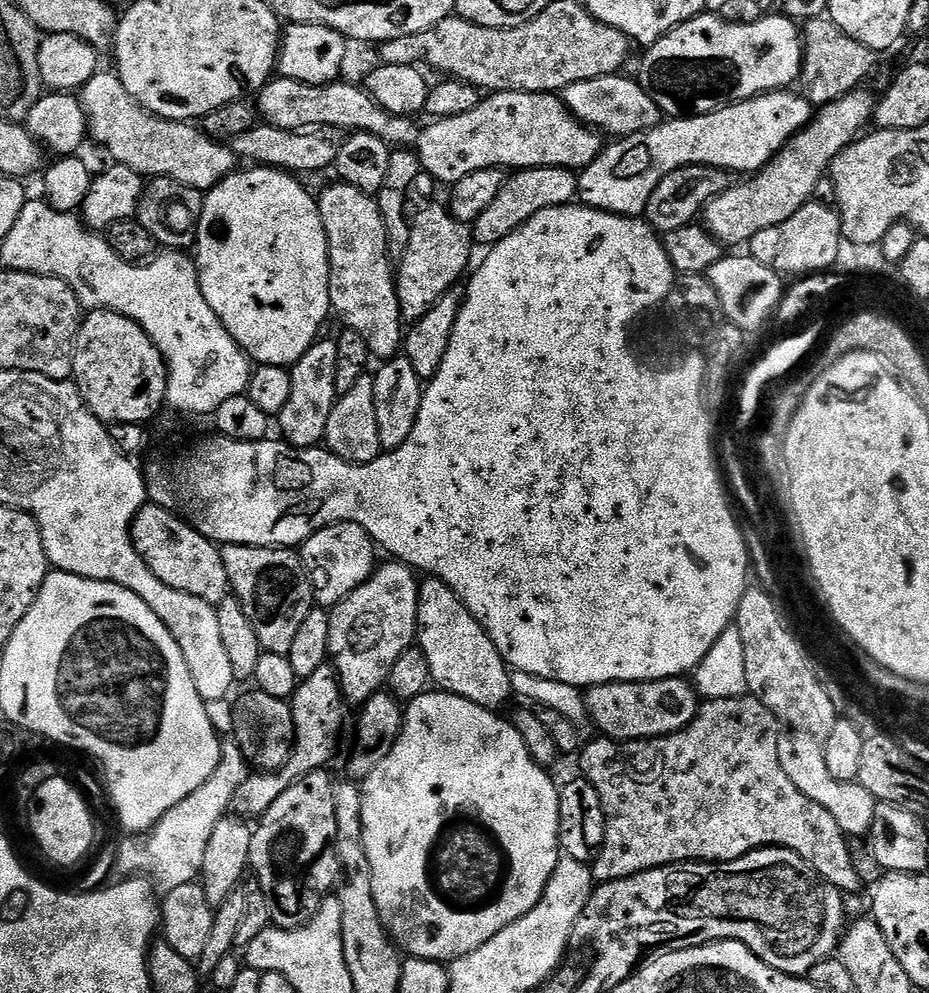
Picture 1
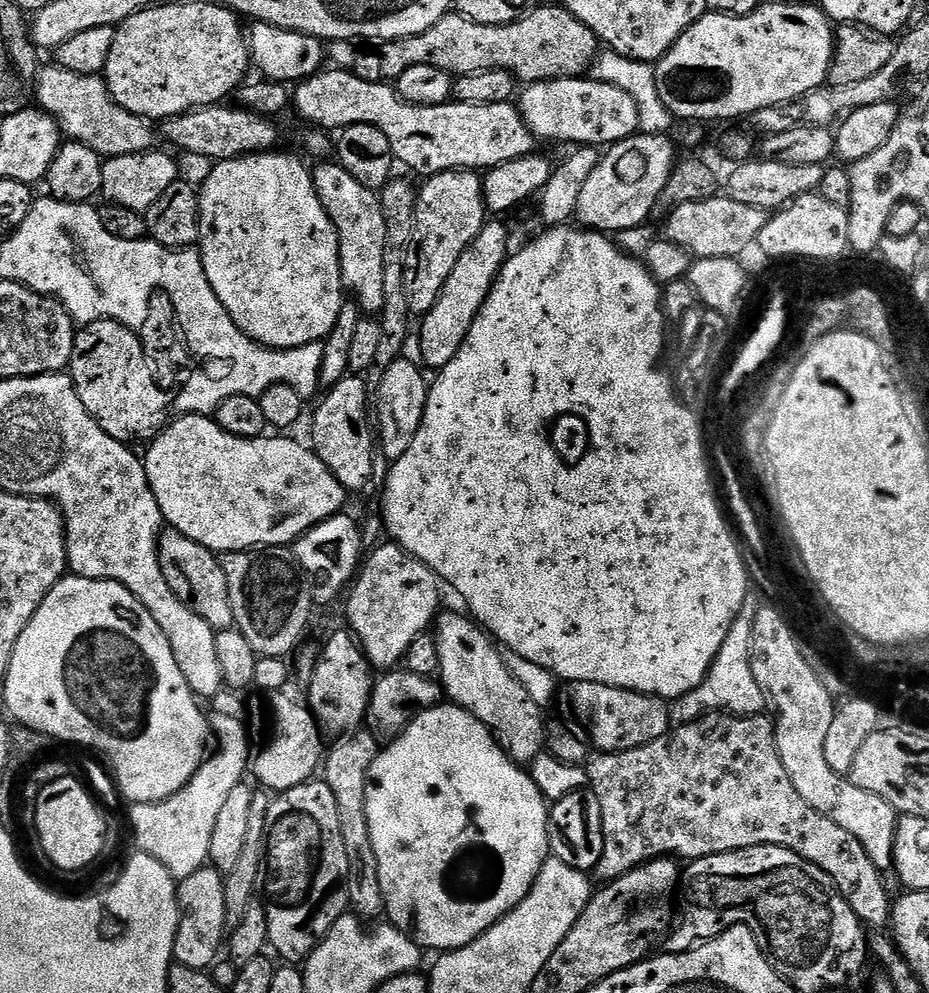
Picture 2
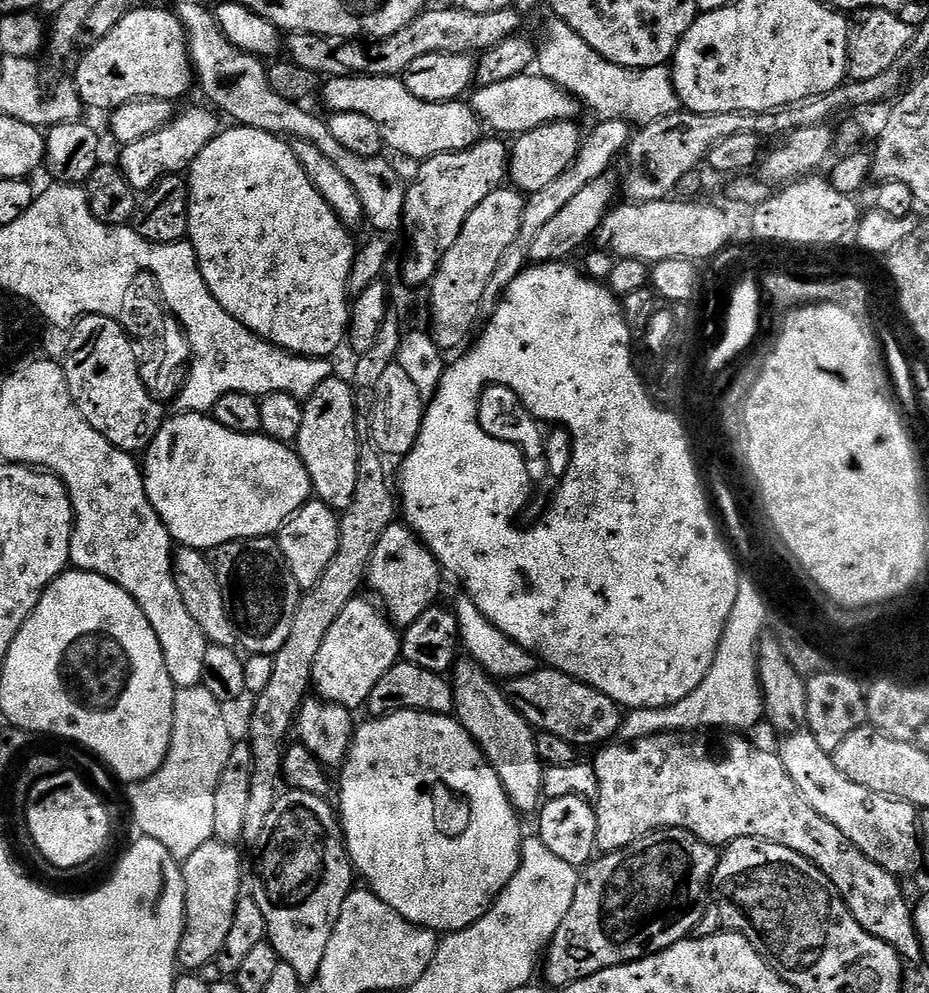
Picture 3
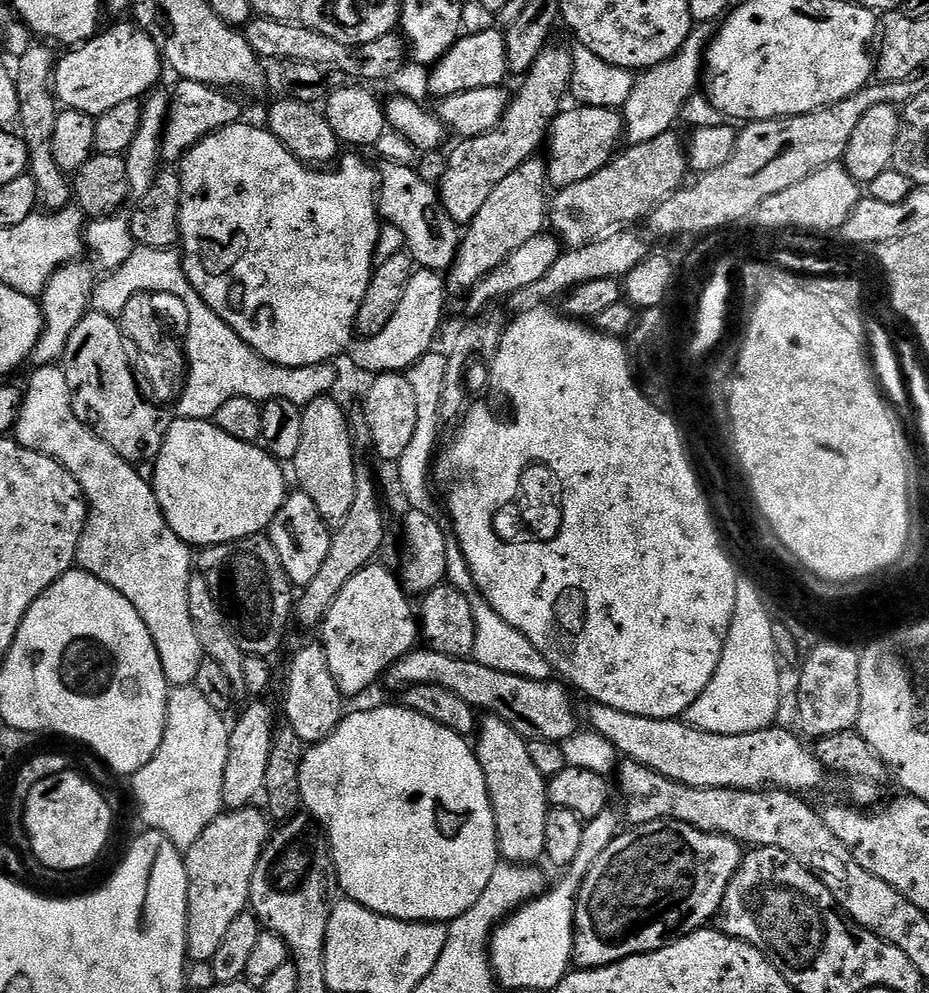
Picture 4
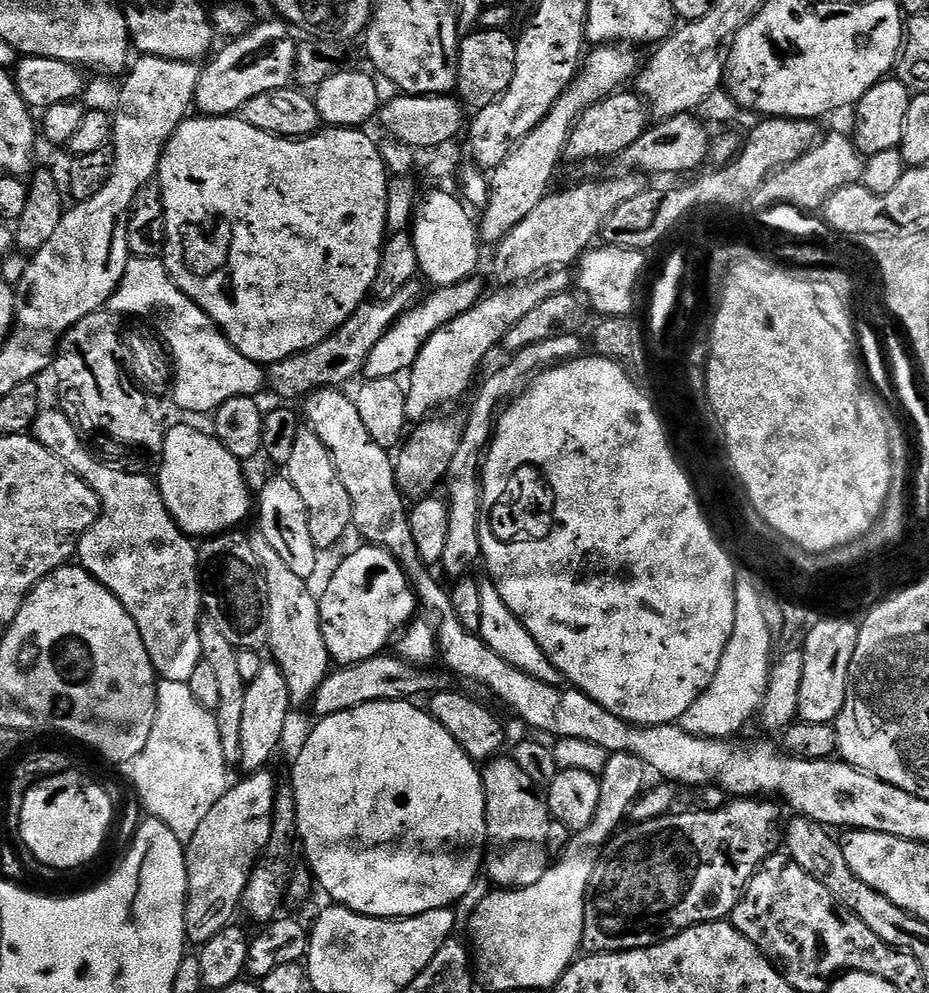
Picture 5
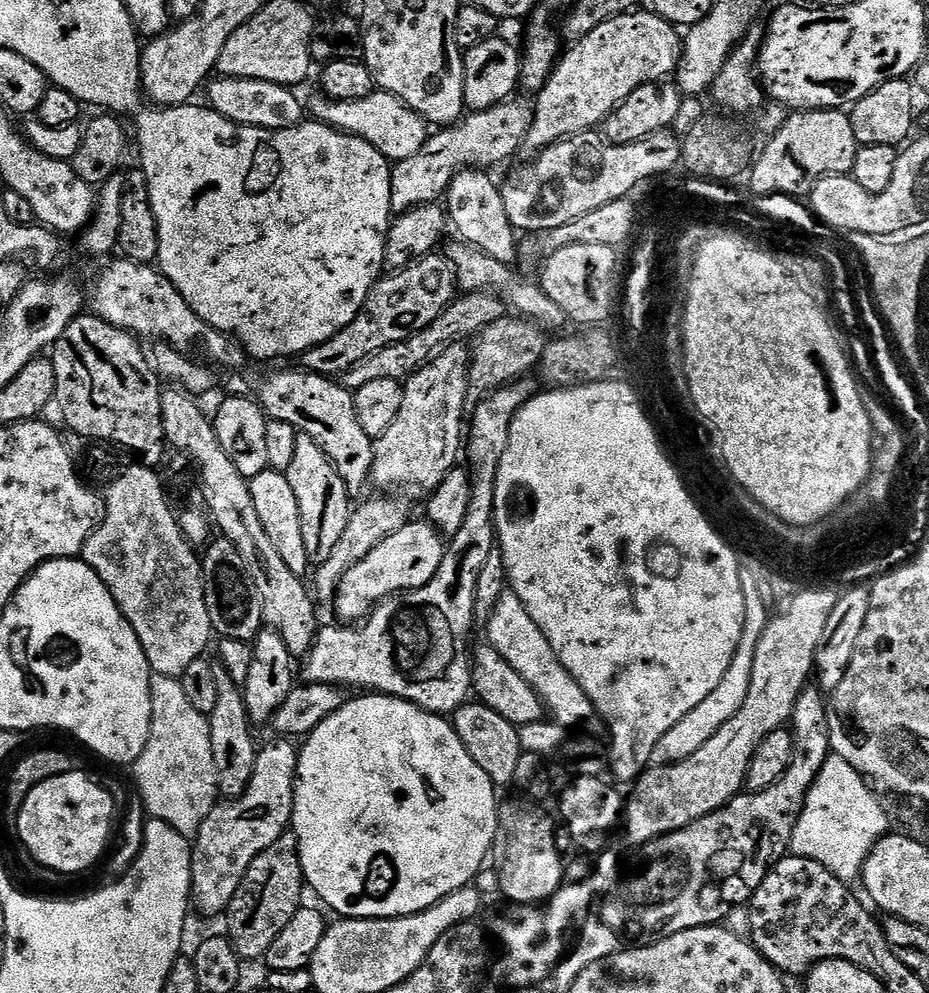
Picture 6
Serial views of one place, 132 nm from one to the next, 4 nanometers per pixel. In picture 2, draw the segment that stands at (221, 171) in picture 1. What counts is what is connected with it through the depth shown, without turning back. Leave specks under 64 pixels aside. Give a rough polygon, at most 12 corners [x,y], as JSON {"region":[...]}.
{"region":[[37,71],[34,100],[101,158],[153,151],[157,129],[103,75]]}

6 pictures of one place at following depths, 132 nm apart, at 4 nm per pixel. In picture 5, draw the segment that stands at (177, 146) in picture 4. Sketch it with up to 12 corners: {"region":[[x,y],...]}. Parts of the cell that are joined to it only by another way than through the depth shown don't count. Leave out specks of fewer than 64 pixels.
{"region":[[257,23],[201,67],[194,104],[231,116],[293,83],[297,37]]}

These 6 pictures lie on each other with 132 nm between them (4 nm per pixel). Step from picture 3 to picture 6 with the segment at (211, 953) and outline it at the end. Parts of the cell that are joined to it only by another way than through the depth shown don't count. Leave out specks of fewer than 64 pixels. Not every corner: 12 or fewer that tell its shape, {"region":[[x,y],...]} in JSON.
{"region":[[272,738],[250,786],[191,841],[191,903],[227,913],[292,823],[297,745]]}

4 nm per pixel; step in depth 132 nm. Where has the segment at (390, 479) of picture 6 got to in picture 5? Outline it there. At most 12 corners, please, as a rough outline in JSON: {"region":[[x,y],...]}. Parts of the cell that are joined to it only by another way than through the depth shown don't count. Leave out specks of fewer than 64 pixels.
{"region":[[553,270],[485,295],[438,329],[406,376],[409,421],[473,387],[480,363],[546,298]]}

